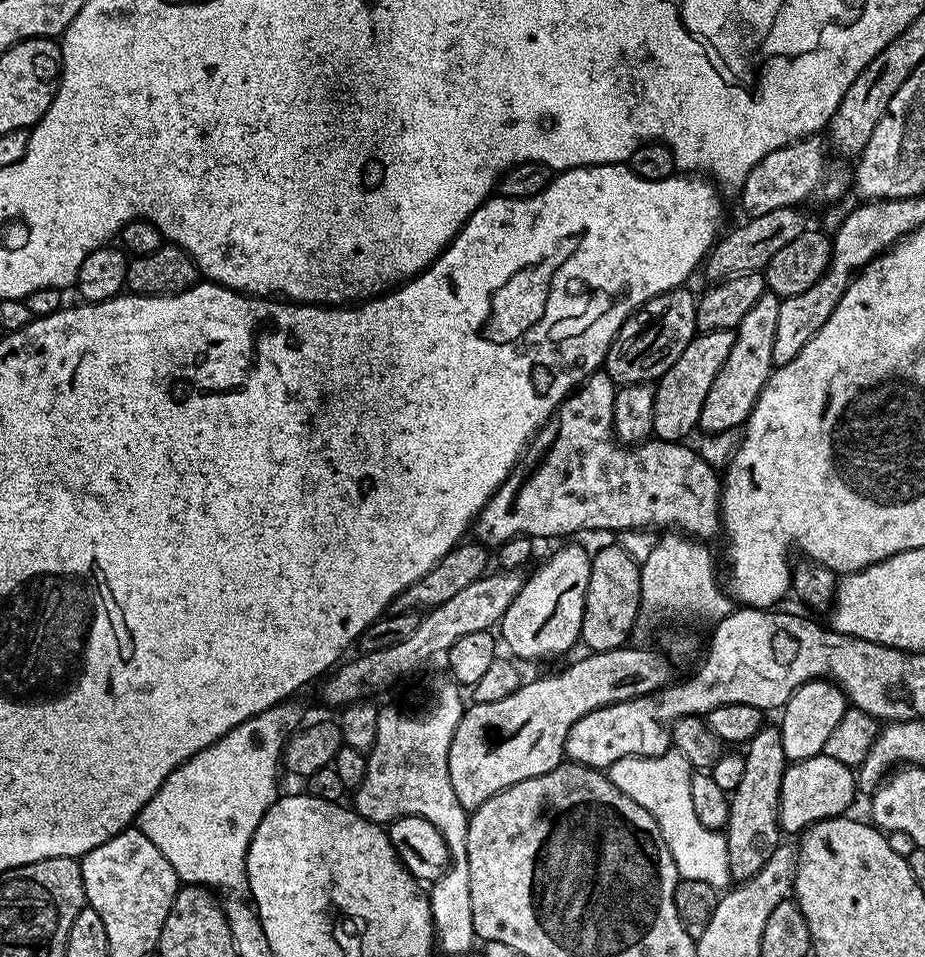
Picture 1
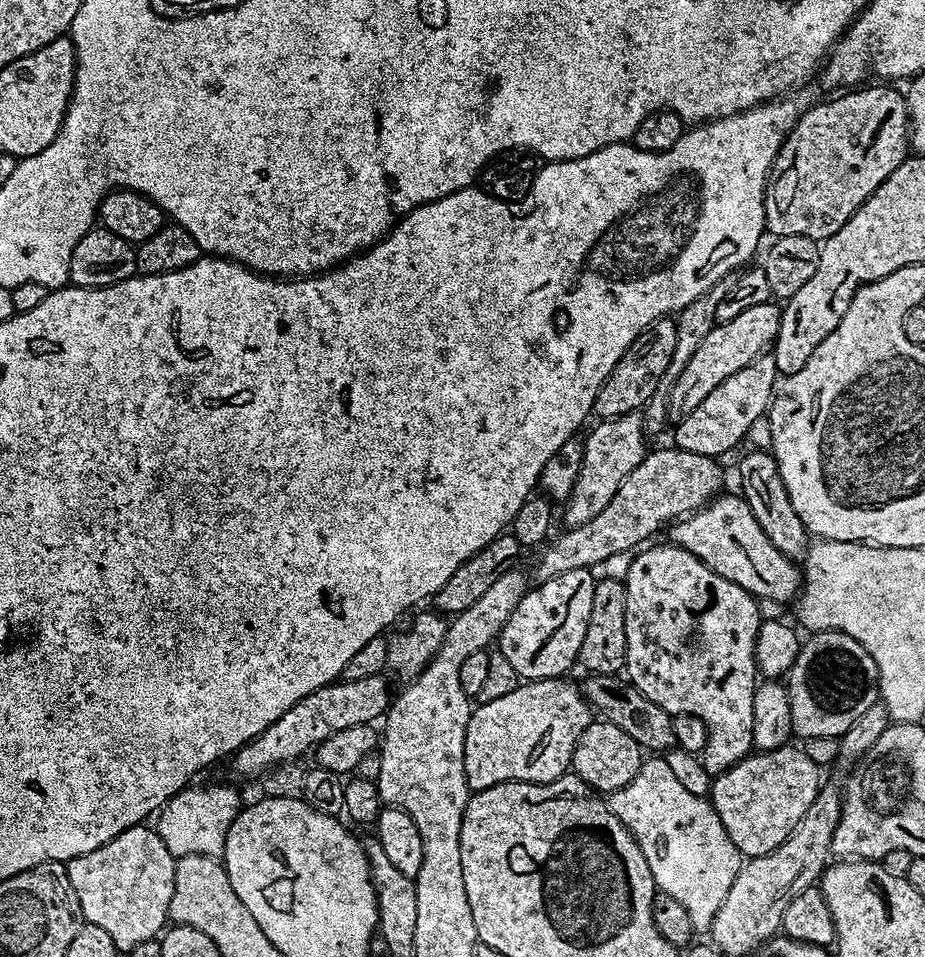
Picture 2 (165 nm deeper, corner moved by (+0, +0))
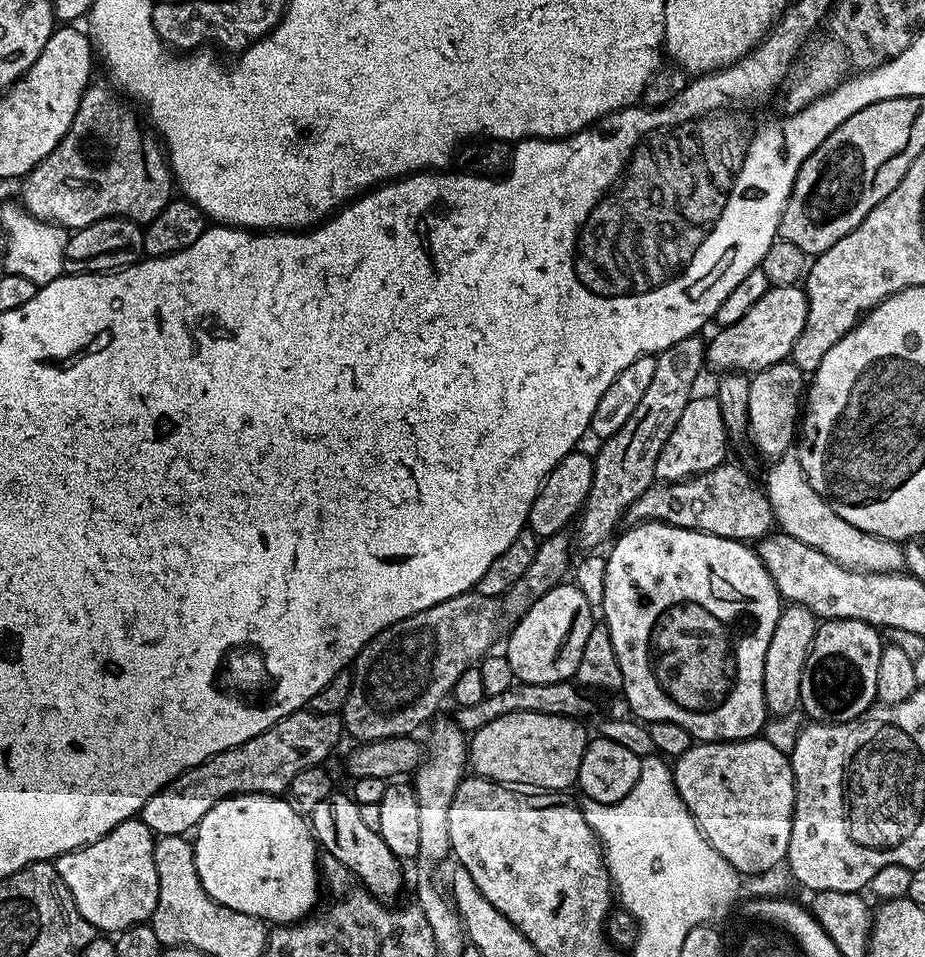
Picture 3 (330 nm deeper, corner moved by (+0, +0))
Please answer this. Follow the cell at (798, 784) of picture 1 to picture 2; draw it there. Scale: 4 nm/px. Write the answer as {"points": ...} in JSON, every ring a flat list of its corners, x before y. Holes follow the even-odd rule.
{"points":[[785,746,775,748,773,752,756,752,749,754,745,760,738,762,730,770,726,770,720,776,711,781,710,803,718,814,726,834,730,834,730,842,734,842,736,849,740,851,741,857,751,858,770,854,782,842,788,840,788,835,802,822,802,814,810,810,810,802,816,800,822,781,820,781,821,765,815,764,807,757,803,747]]}

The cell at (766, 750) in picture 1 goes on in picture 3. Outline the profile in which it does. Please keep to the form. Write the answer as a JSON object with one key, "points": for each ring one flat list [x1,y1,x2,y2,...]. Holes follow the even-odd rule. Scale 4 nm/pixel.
{"points":[[800,604,781,607,778,626,774,626,774,634,770,634,770,646,766,646,766,662,762,666,764,701,773,717,786,715,800,708,802,670,806,666,817,627,818,618,809,608]]}

